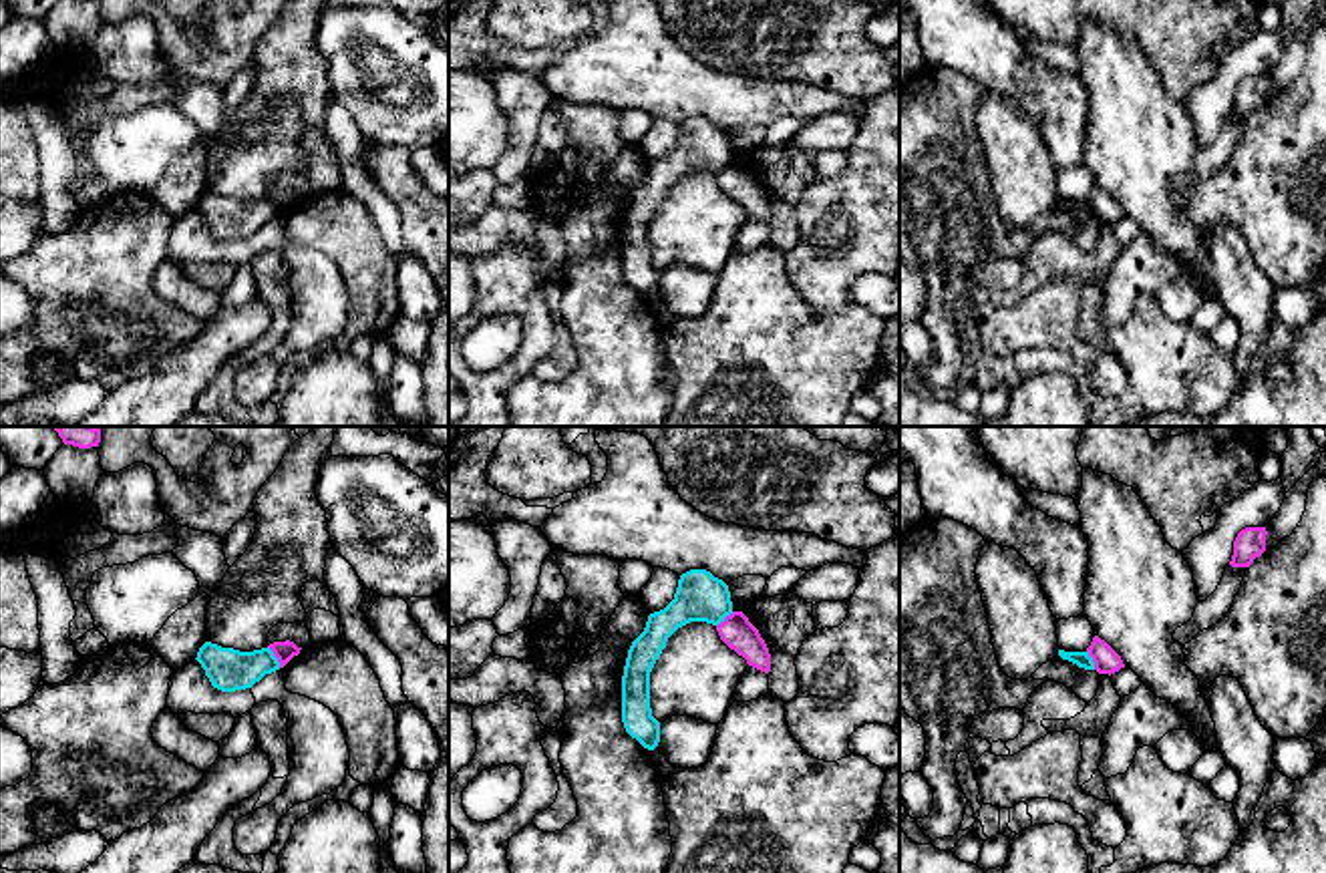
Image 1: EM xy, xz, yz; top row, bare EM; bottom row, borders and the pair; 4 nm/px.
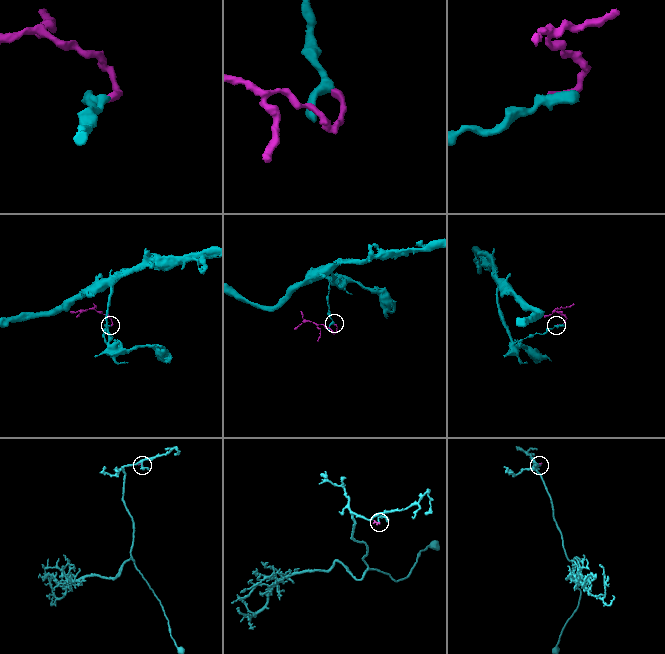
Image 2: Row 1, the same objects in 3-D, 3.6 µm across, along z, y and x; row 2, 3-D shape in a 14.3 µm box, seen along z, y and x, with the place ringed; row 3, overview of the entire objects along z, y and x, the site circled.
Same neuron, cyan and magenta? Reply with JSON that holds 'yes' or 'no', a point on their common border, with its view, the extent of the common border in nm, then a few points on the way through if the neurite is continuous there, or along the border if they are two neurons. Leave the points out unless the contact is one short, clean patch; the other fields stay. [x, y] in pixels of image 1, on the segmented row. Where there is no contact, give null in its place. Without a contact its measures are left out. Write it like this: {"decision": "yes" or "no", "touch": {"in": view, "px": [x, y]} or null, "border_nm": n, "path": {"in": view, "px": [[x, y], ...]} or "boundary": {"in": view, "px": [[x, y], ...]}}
{"decision": "no", "touch": {"in": "xy", "px": [274, 656]}, "border_nm": 100, "boundary": {"in": "xy", "px": [[268, 646], [280, 666]]}}

